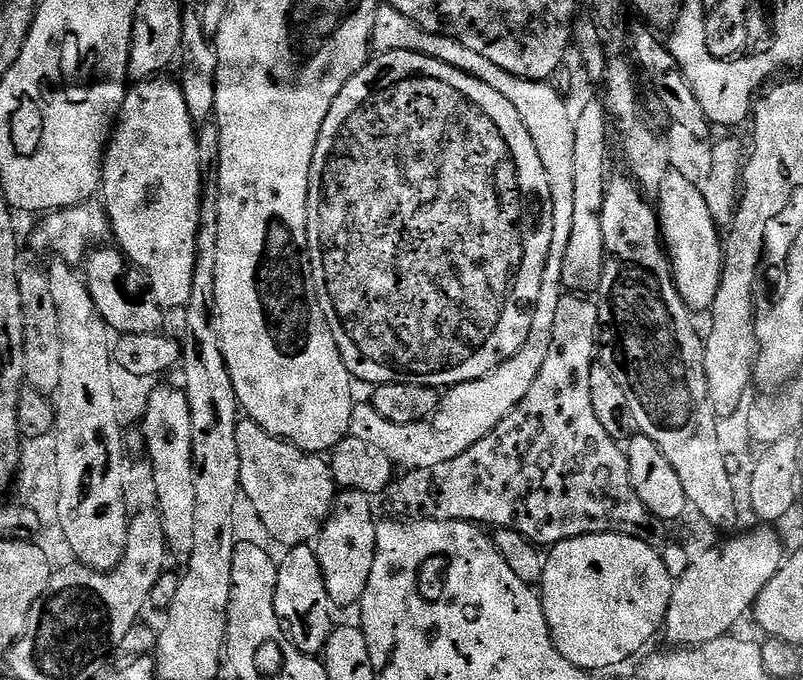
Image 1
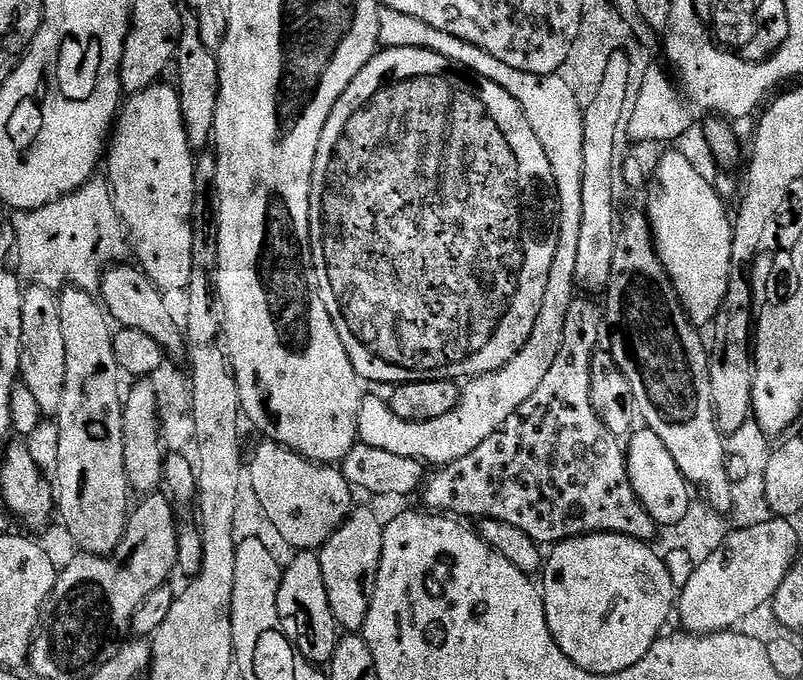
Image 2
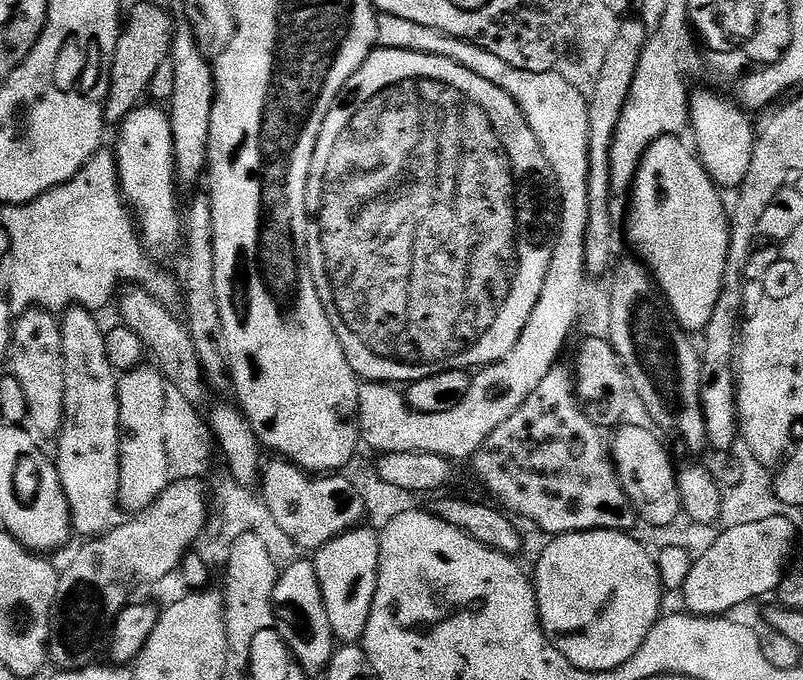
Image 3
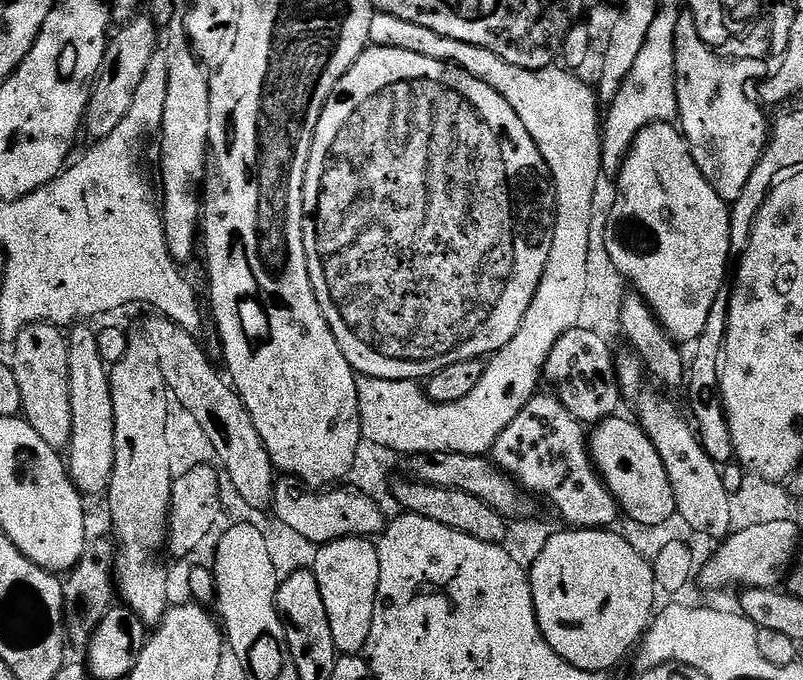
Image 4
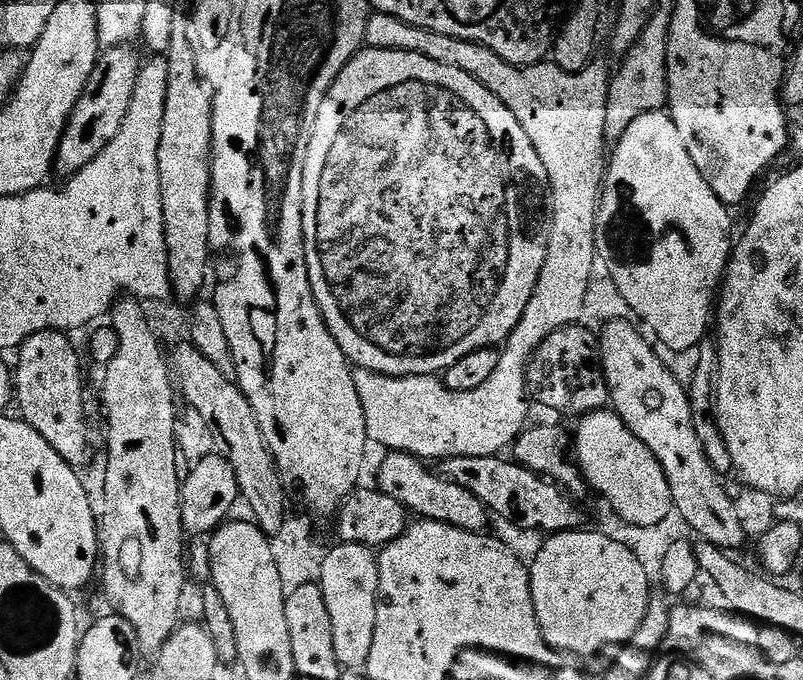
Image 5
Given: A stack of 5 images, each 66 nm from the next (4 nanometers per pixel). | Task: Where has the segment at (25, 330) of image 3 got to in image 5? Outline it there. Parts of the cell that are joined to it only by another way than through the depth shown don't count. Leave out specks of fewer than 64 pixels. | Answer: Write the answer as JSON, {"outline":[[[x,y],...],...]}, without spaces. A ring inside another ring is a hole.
{"outline":[[[39,332],[20,345],[20,361],[14,364],[14,396],[18,404],[20,400],[20,408],[24,411],[21,413],[28,425],[38,430],[65,462],[80,470],[83,464],[91,462],[92,448],[88,445],[88,420],[84,417],[84,376],[80,373],[76,348],[68,339],[62,332]]]}

